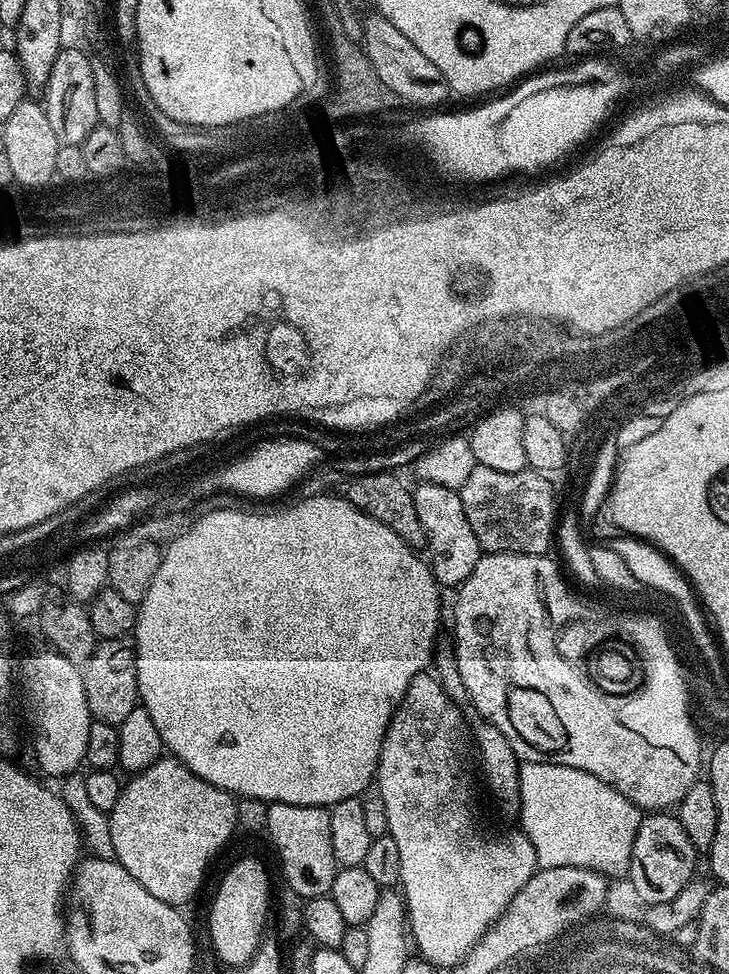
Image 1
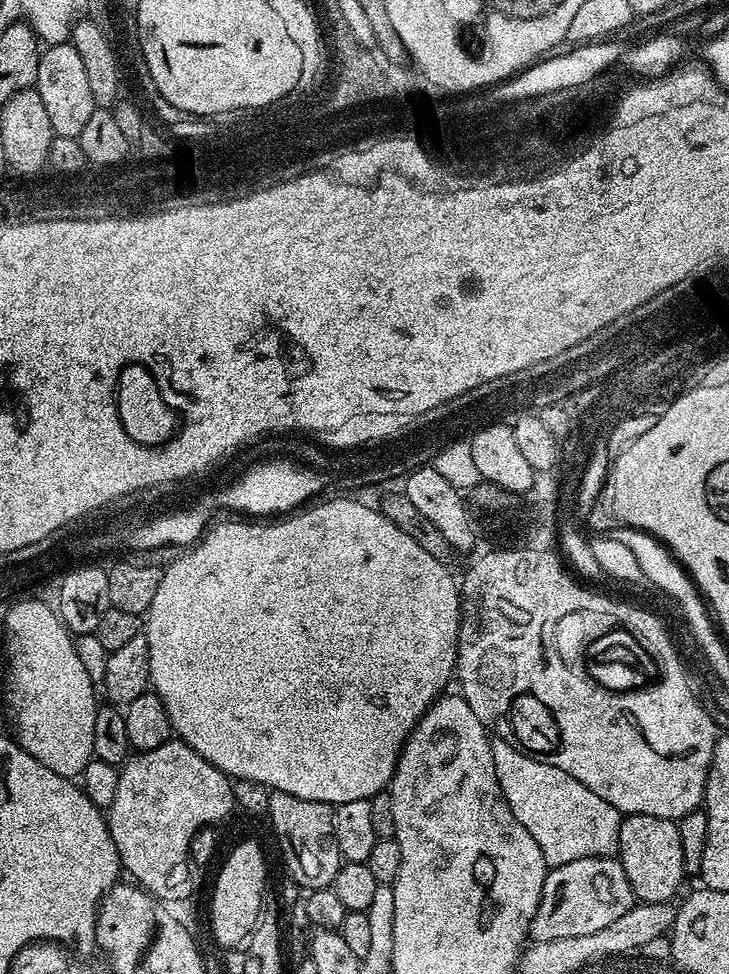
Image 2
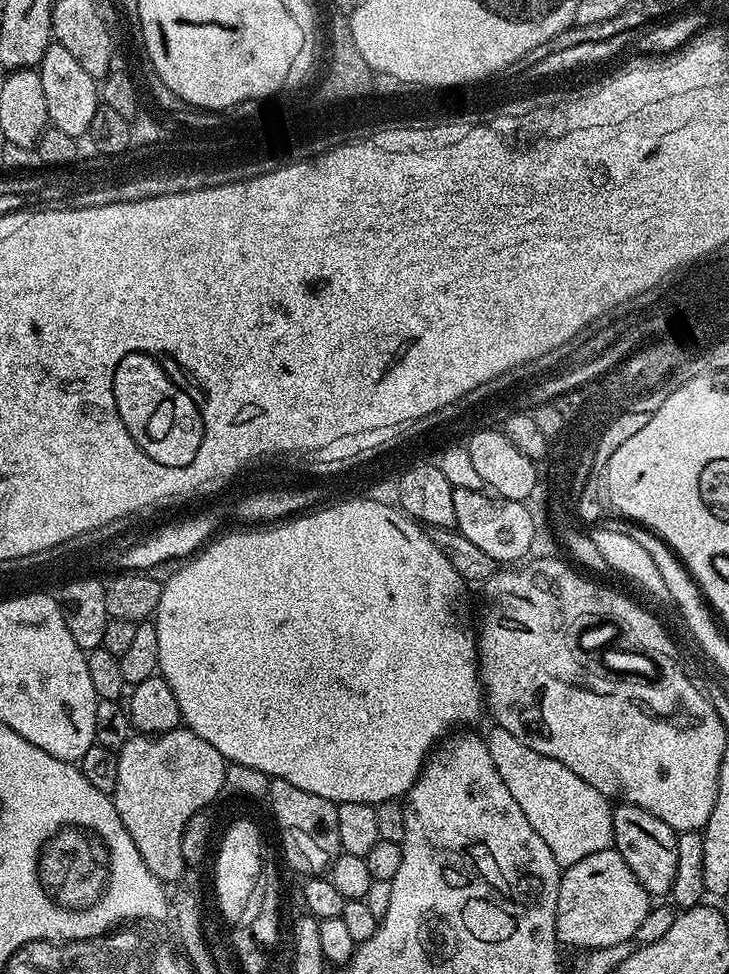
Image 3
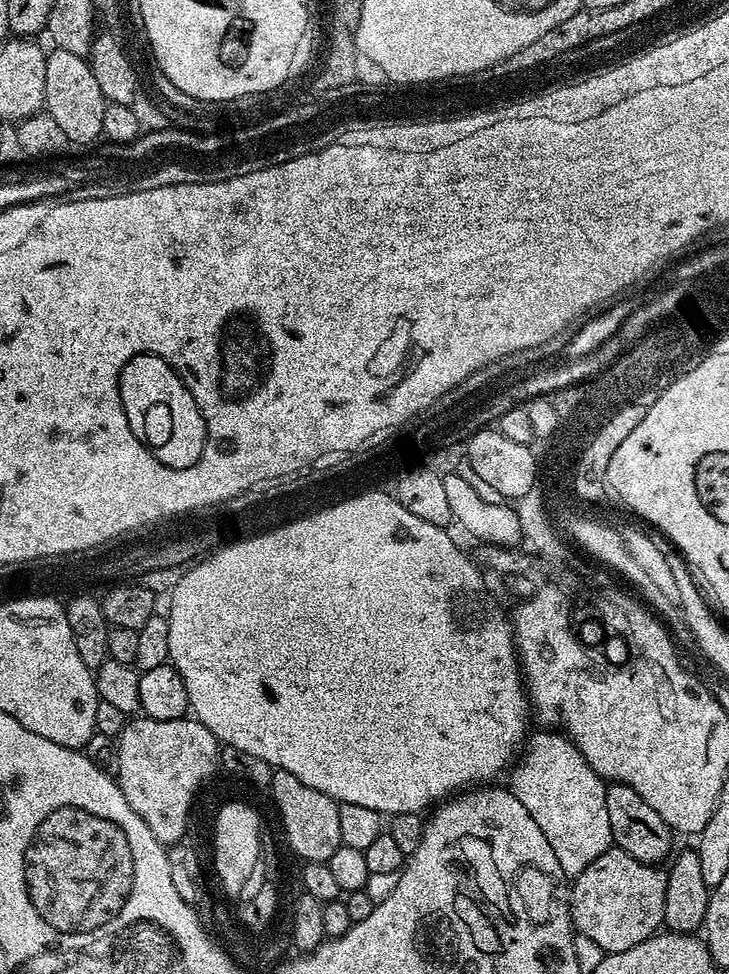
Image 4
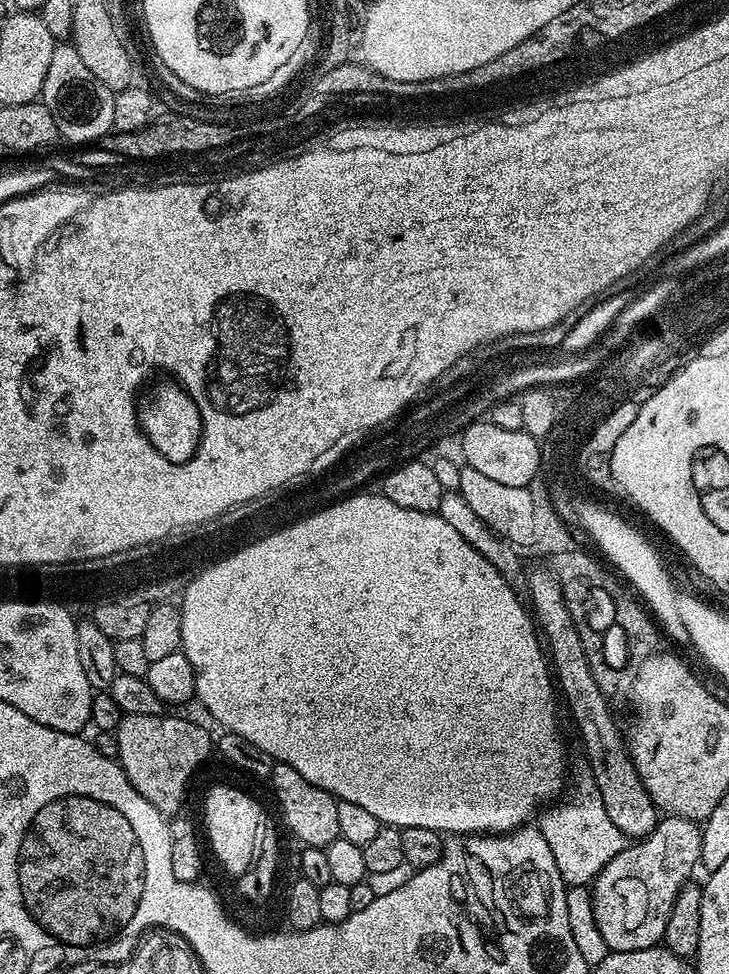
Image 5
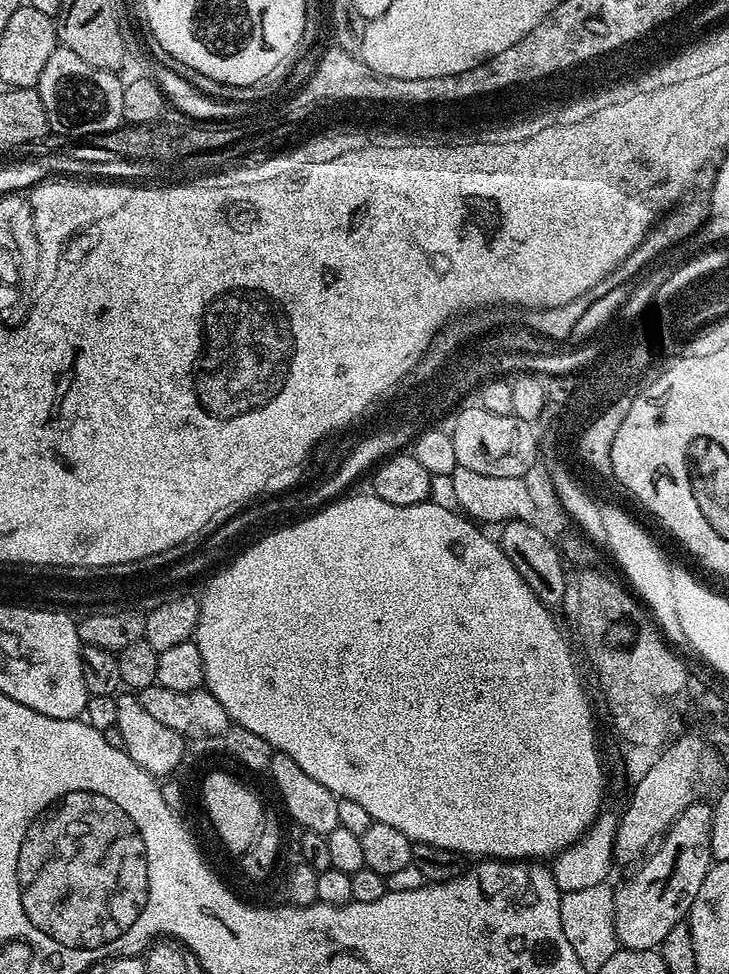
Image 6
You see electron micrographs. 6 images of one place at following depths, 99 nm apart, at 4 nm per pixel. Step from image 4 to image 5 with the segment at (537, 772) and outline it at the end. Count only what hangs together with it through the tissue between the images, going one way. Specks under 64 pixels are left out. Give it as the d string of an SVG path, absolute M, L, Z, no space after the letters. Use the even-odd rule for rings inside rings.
M581 766L573 780L571 777L570 787L562 798L549 803L539 813L538 827L542 838L546 838L554 853L558 874L562 874L562 882L568 888L591 885L602 868L630 844L629 837L624 836L622 830L618 830L618 826L614 826L614 821L606 814L602 794L598 794L592 769L587 766Z

